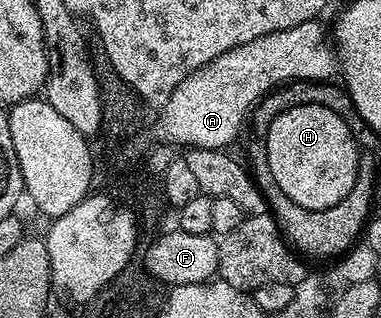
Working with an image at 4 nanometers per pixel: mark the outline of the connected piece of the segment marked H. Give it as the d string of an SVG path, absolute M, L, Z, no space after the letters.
M299 103L296 107L286 109L277 115L266 128L268 134L268 164L270 173L274 173L274 181L298 205L306 209L330 209L330 205L338 205L350 189L354 189L356 177L360 174L361 150L352 135L352 130L328 107L317 103Z

